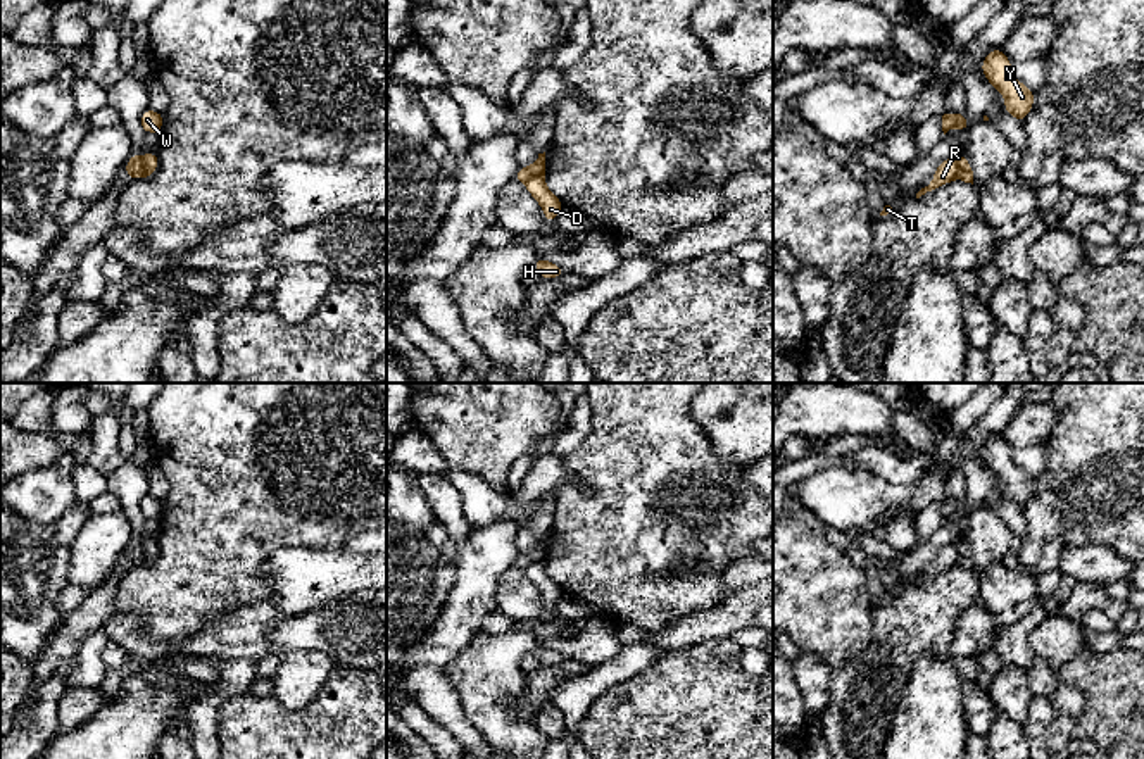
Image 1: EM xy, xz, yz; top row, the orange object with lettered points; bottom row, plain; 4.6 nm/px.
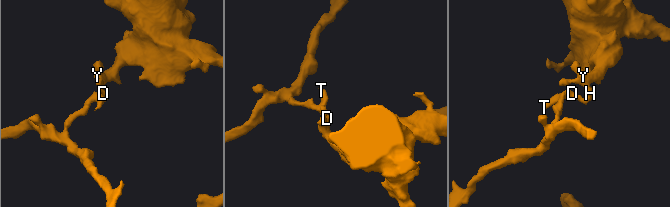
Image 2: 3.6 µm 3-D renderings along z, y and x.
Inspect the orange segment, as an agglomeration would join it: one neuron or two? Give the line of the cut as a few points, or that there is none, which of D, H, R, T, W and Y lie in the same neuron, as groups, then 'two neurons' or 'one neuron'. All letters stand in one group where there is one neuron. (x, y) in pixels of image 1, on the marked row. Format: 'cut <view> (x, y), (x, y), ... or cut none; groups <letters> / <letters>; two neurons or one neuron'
cut xy (138, 156), (144, 176); groups D H W Y / R T; two neurons

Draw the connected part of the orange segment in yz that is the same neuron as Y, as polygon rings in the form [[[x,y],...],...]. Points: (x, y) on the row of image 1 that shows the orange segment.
[[[999,47],[987,53],[980,71],[985,74],[990,86],[1004,97],[1004,110],[1021,122],[1034,107],[1035,91],[1013,76],[1011,66],[1011,60]]]

